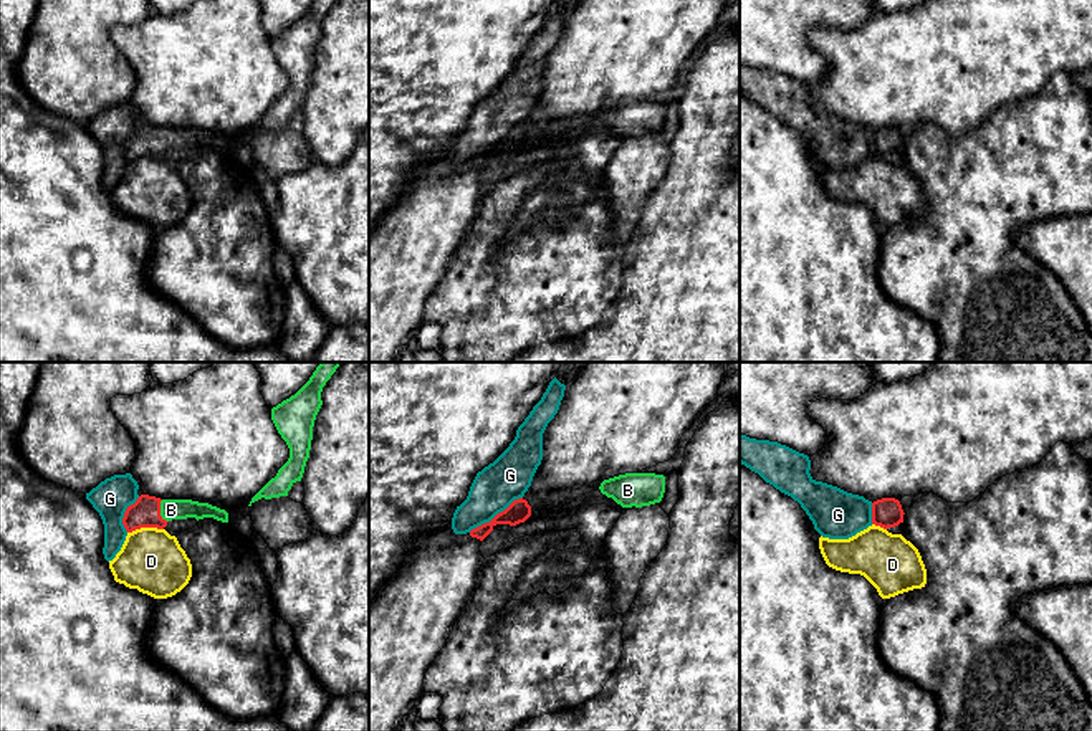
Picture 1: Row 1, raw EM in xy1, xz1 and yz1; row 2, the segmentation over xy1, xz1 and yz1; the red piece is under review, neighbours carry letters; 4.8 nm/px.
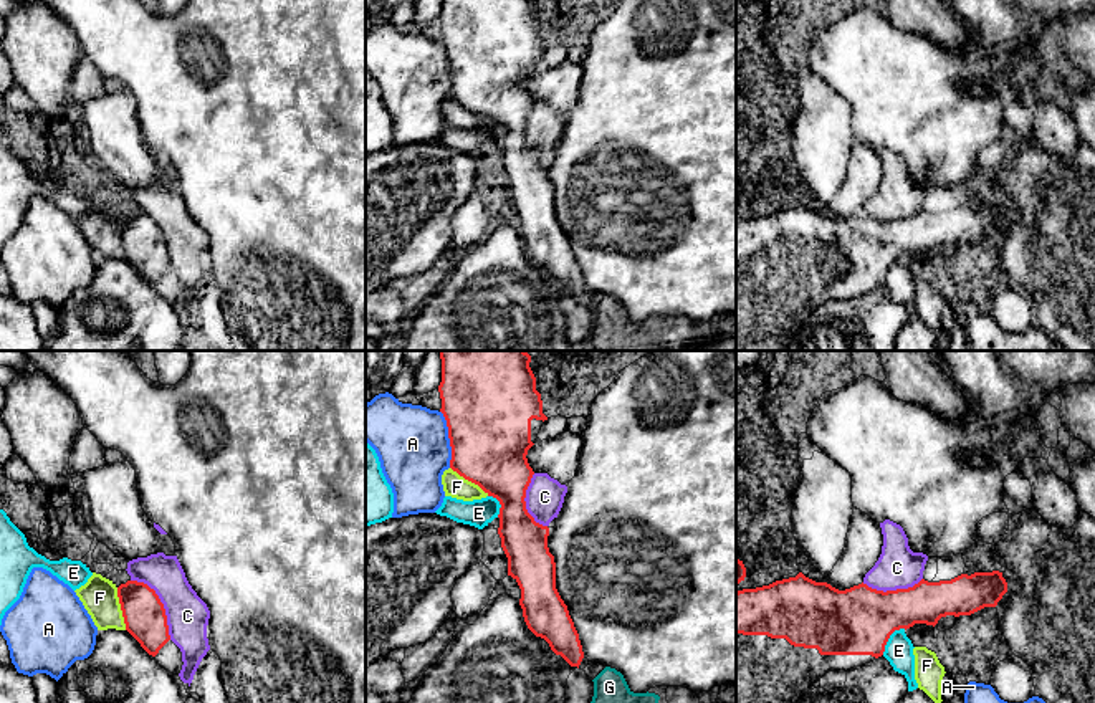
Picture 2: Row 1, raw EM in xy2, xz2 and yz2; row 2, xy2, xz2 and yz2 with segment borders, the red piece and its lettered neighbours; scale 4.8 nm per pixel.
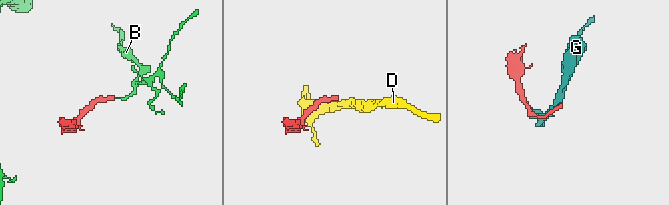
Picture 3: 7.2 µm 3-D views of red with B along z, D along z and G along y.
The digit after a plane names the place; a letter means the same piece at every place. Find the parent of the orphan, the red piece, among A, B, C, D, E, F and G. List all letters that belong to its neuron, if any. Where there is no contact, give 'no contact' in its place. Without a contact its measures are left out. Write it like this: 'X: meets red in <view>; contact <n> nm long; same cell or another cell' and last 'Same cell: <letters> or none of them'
A: meets red in xz2; contact 280 nm long; another cell
B: meets red in xy1; contact 120 nm long; same cell
C: meets red in xy2; contact 360 nm long; another cell
D: meets red in xy1; contact 180 nm long; another cell
E: meets red in yz2; contact 170 nm long; another cell
F: meets red in xy2; contact 220 nm long; another cell
G: meets red in xz1; contact 320 nm long; another cell
Same cell: B

